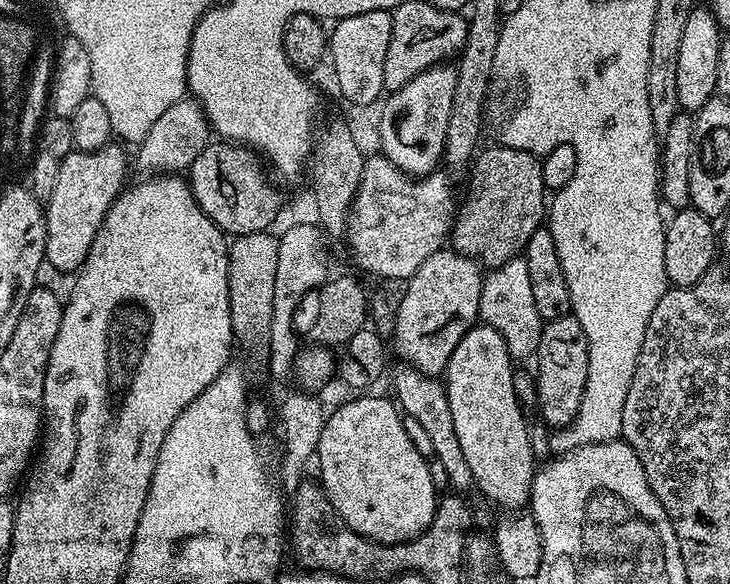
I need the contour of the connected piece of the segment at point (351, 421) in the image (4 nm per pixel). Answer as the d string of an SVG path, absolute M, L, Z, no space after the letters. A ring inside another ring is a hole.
M364 396L361 400L342 405L333 416L331 413L324 421L315 455L318 460L320 456L319 483L341 521L367 540L375 540L378 544L401 544L433 527L432 519L438 513L438 493L432 472L428 469L429 461L415 450L403 429L397 405L388 400L380 396Z

